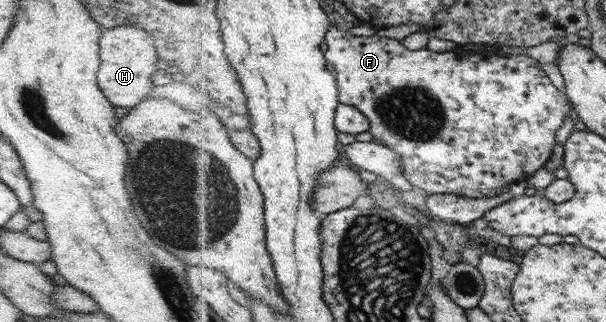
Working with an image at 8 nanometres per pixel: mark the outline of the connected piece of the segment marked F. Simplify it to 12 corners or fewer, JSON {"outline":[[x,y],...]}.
{"outline":[[333,25],[339,102],[428,194],[491,198],[571,108],[526,54]]}

